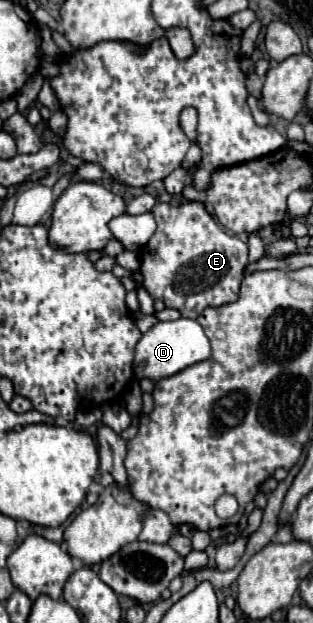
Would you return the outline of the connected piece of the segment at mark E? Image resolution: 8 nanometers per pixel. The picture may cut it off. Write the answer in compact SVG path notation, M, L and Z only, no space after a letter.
M156 203L152 215L158 225L156 233L138 251L144 289L190 319L196 319L206 307L234 303L248 265L248 245L228 235L202 203Z

